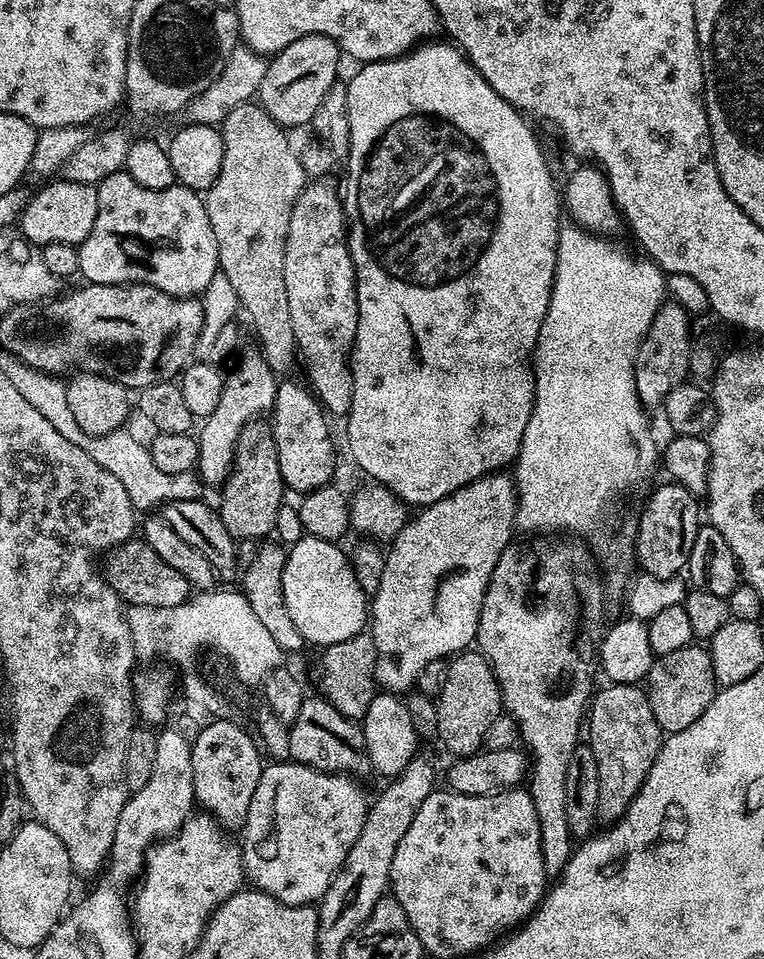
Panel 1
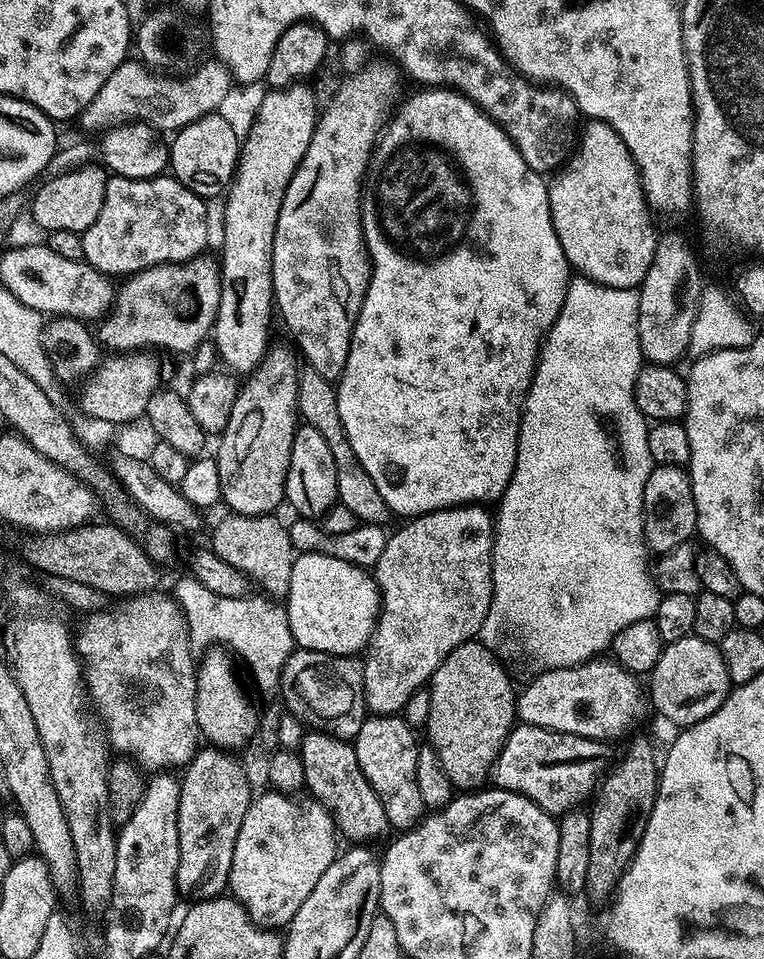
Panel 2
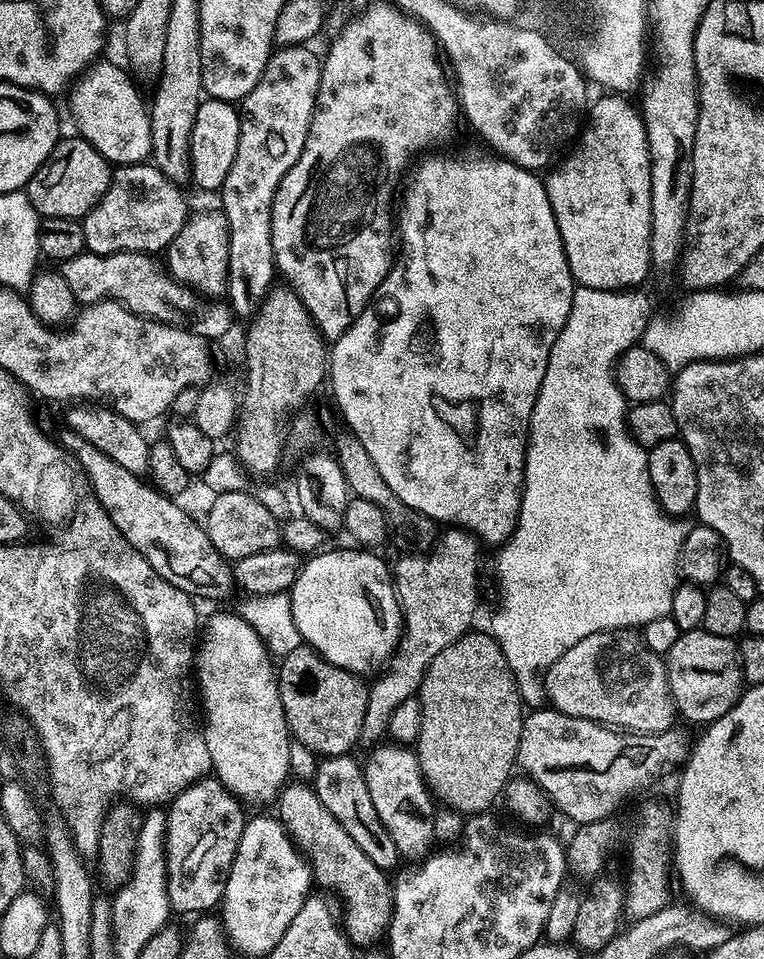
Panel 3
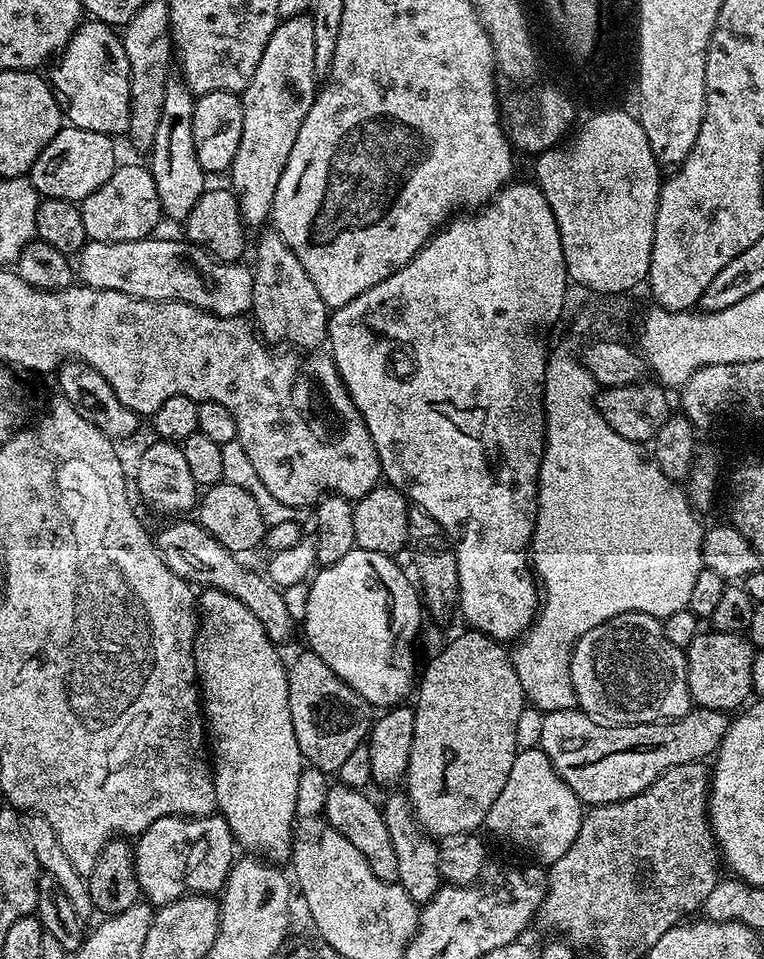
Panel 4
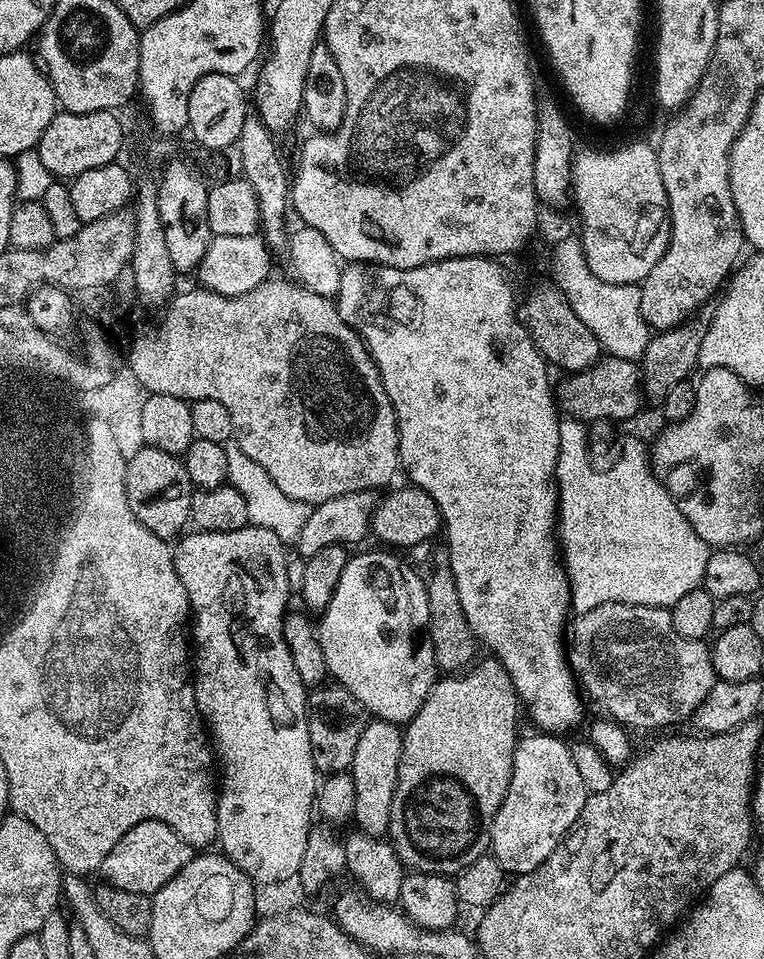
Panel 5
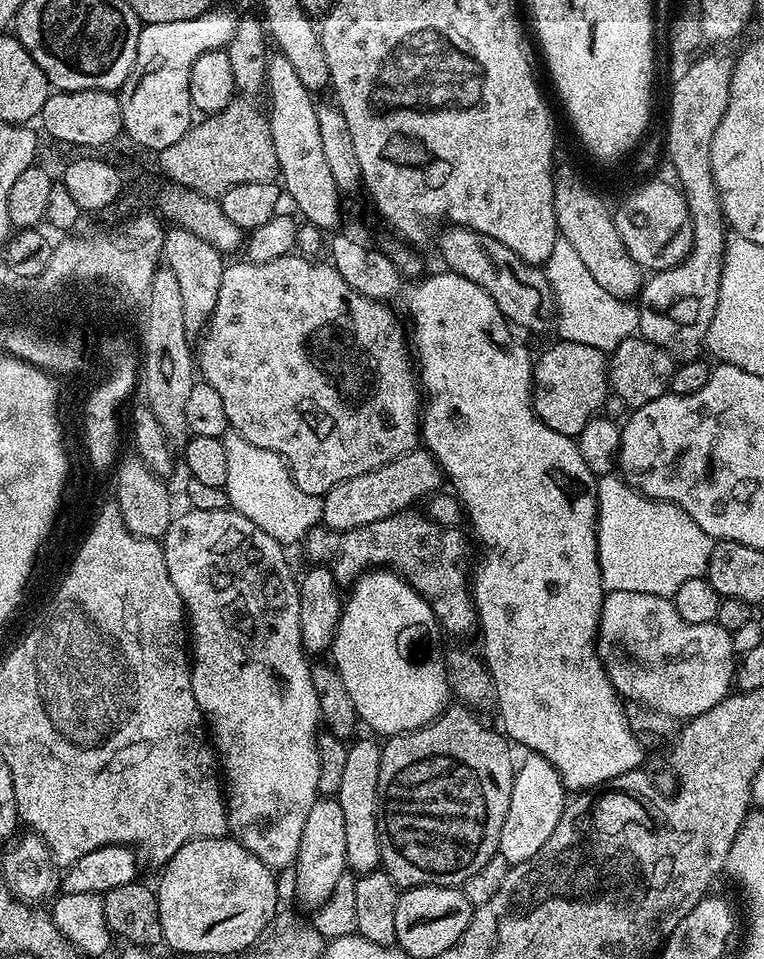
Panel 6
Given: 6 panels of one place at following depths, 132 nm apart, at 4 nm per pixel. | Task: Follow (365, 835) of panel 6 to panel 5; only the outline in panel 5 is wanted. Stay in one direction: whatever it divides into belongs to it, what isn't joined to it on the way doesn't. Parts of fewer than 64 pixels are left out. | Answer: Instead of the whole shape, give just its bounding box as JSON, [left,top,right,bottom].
[350,719,403,837]

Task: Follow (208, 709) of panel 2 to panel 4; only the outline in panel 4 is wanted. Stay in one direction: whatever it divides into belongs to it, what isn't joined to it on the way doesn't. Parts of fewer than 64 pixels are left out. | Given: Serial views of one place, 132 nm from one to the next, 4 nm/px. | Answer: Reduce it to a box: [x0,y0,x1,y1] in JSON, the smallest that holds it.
[194,588,306,862]

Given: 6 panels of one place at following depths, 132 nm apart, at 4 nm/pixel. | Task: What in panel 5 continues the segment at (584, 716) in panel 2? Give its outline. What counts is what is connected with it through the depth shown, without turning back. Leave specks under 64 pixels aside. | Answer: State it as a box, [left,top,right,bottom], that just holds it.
[568,603,717,728]

